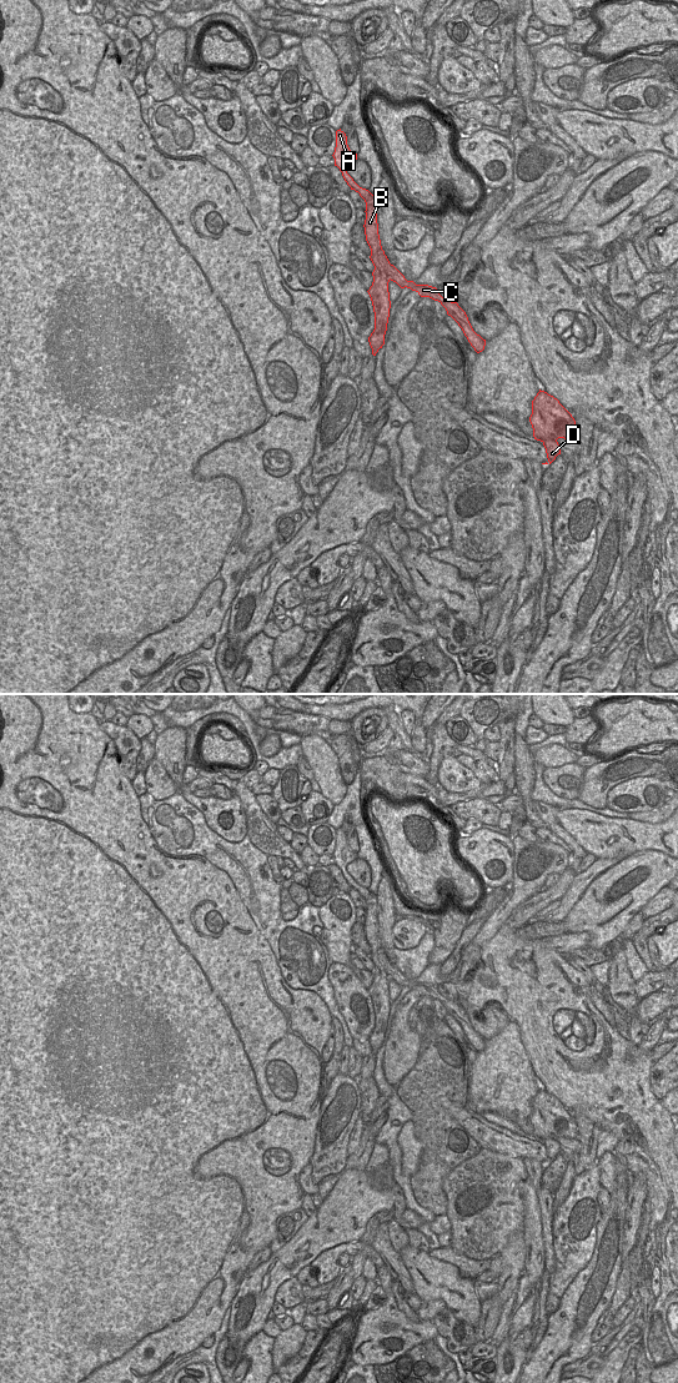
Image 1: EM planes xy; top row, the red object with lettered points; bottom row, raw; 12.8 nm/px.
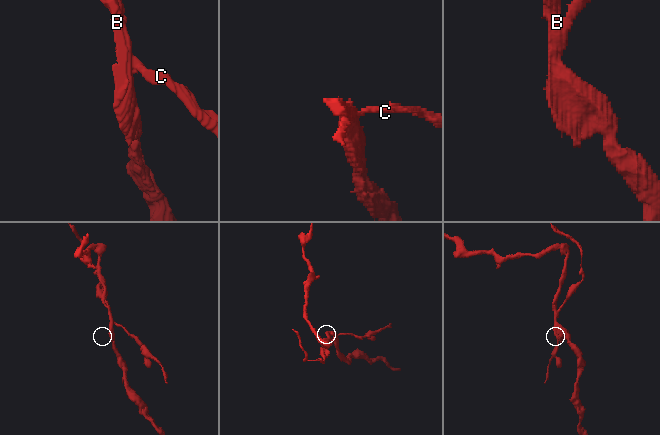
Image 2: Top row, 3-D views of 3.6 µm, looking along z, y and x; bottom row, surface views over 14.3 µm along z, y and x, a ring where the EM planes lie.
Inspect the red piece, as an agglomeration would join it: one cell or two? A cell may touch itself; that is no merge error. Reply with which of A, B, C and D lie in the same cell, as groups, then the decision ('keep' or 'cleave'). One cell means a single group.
A B / C D; cleave

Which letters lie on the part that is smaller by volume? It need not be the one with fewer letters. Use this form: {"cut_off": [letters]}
{"cut_off": ["C", "D"]}

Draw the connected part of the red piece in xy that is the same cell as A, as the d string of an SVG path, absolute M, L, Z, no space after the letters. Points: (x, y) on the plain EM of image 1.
M341 828L336 830L336 846L332 855L335 858L335 865L340 867L347 884L351 889L358 891L366 901L366 919L363 926L366 940L371 947L370 957L375 965L372 971L373 981L367 990L375 1011L375 1029L368 1036L368 1041L372 1047L372 1053L376 1055L378 1048L385 1043L385 1034L387 1030L391 1007L388 991L390 976L378 959L378 950L382 949L382 945L377 922L377 897L368 889L360 886L347 872L346 867L350 863L357 859L357 853L353 853L350 849L347 844L347 835Z

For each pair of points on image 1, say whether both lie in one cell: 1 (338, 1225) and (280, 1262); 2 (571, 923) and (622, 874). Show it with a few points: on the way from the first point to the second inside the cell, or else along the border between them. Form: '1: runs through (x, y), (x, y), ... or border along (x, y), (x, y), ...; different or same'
1: runs through (324, 1231), (295, 1255); same
2: runs through (583, 911), (609, 885); same

